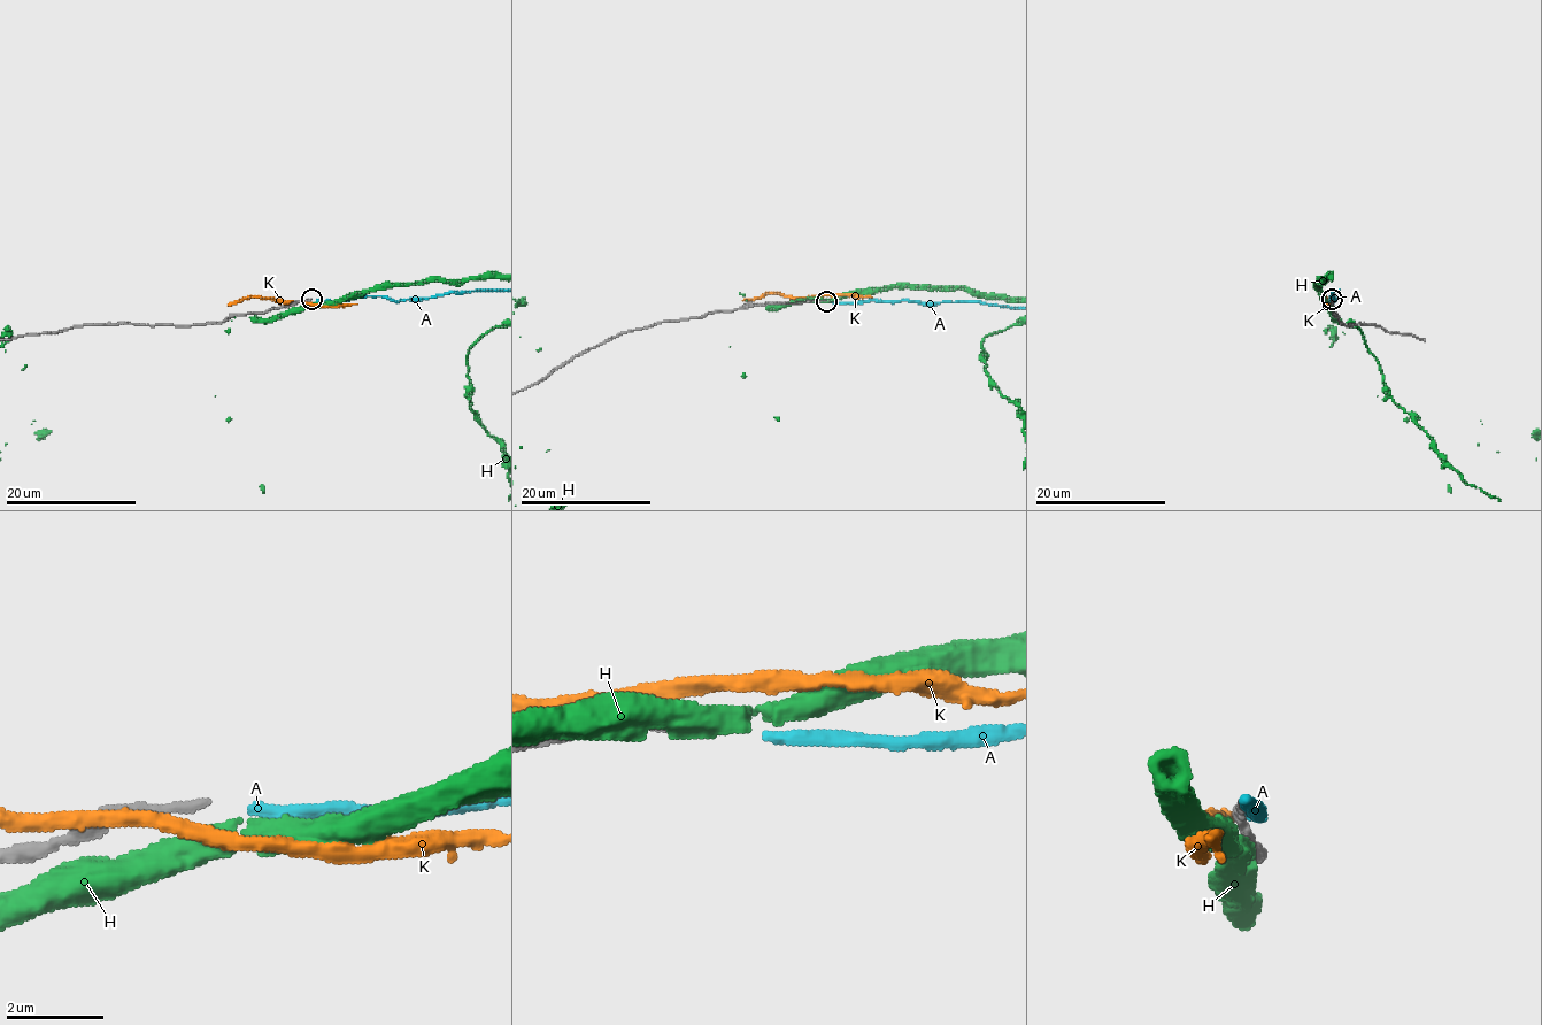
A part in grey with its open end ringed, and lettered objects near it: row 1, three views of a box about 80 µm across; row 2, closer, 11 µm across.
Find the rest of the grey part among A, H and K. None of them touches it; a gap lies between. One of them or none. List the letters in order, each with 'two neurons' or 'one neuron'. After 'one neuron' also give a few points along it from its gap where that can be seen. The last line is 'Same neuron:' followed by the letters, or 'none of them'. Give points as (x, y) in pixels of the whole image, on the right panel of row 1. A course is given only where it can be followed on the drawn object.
A: two neurons
H: two neurons
K: two neurons
Same neuron: none of them

